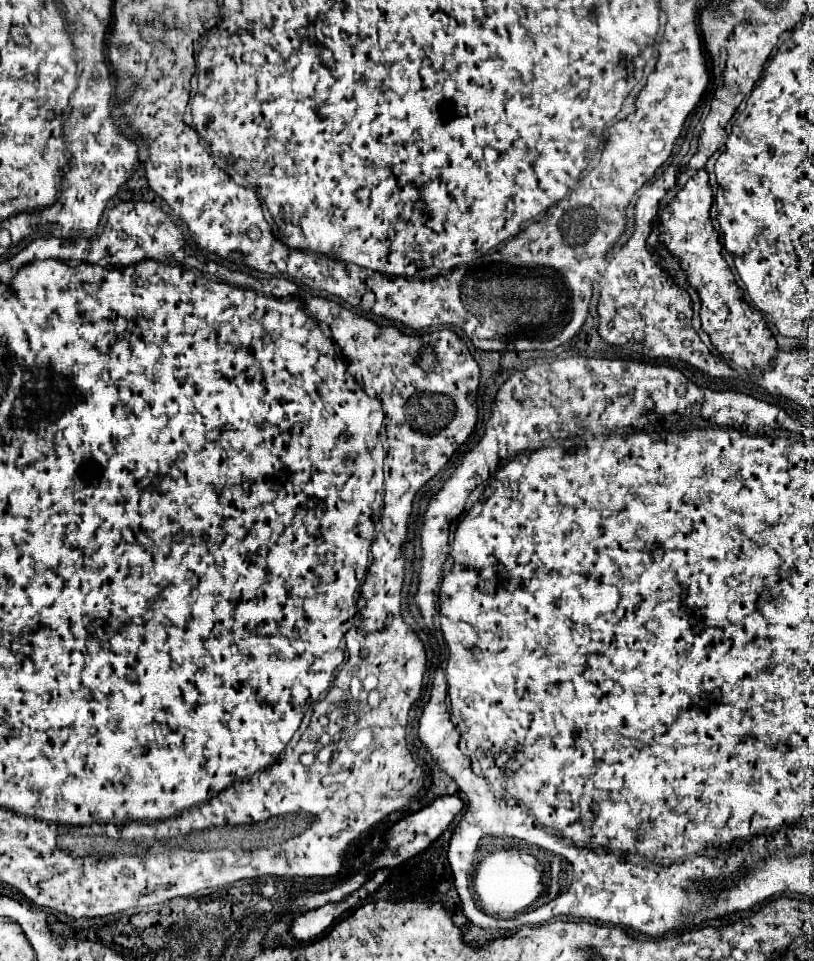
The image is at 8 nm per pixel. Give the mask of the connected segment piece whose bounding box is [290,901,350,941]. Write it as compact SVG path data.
M346 901L340 903L326 903L322 907L316 907L312 911L306 911L302 915L298 915L292 925L290 925L290 933L296 941L314 941L316 937L320 937L338 917L342 917L346 911L350 909L350 905Z

